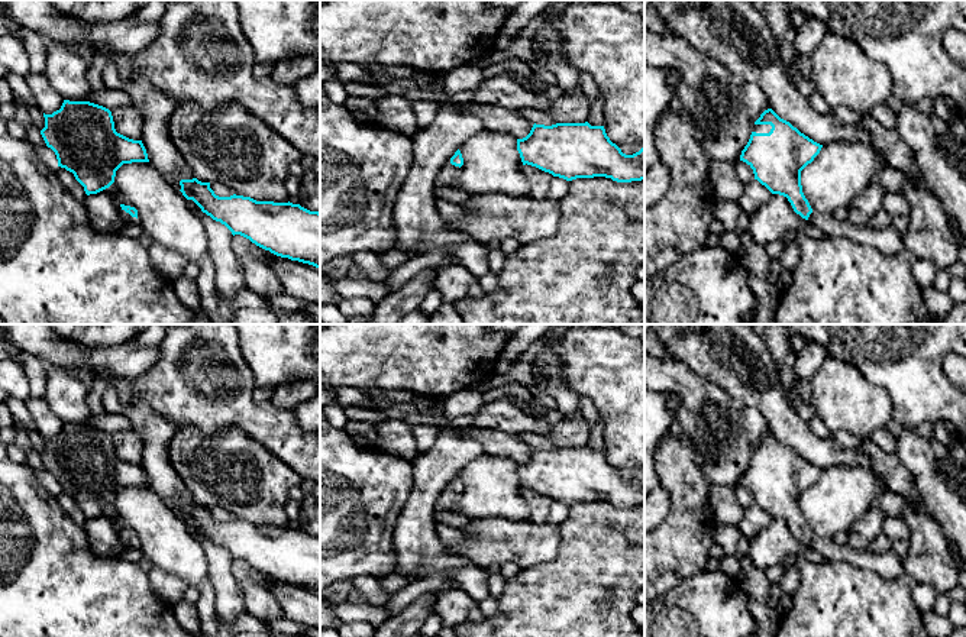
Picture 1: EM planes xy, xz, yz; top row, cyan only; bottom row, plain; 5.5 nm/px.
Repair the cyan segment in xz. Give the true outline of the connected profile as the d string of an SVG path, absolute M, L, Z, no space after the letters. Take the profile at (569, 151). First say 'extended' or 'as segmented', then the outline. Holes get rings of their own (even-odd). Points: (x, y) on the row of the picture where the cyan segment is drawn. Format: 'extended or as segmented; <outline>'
as segmented; M585 123L533 125L530 133L517 139L523 165L536 166L553 177L605 177L617 182L644 180L644 148L626 155L610 140L604 126Z

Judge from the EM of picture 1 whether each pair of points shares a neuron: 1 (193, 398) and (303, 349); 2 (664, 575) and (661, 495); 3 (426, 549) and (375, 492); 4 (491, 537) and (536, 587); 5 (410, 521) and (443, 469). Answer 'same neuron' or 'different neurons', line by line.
1: different neurons
2: different neurons
3: different neurons
4: different neurons
5: same neuron

